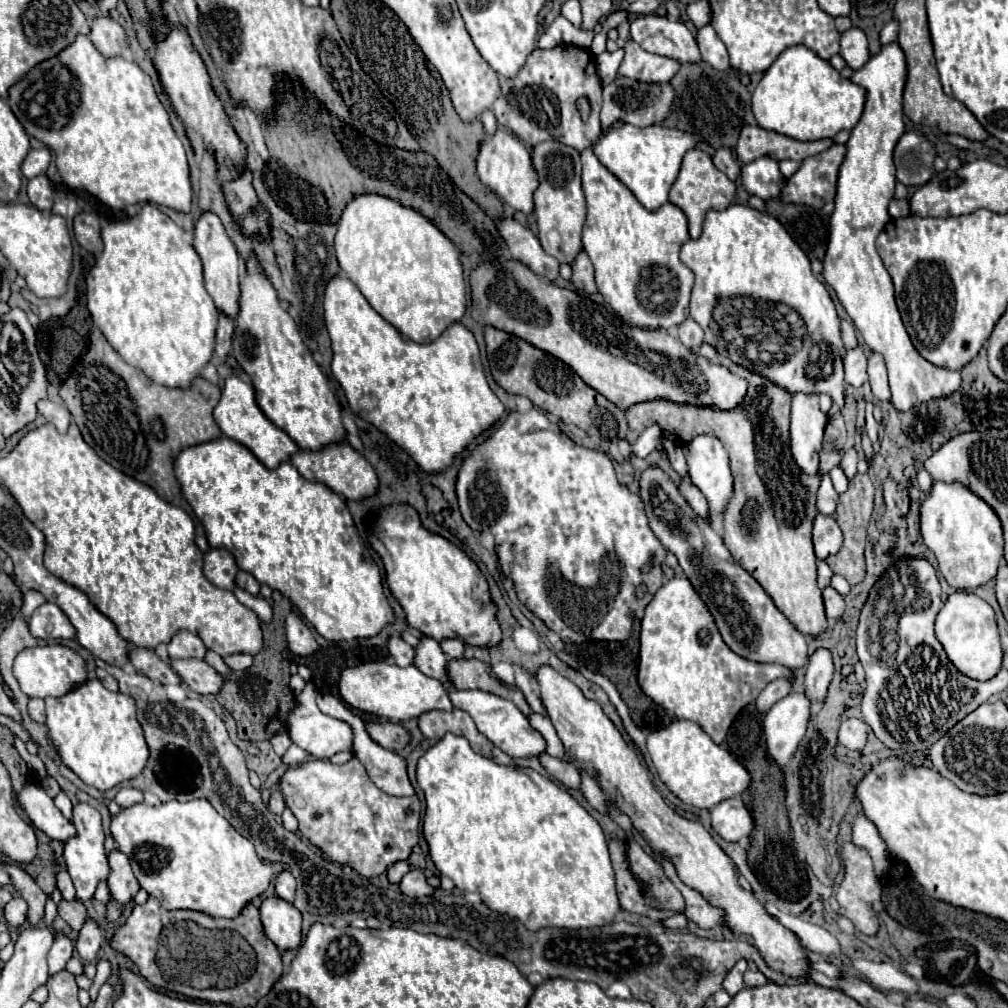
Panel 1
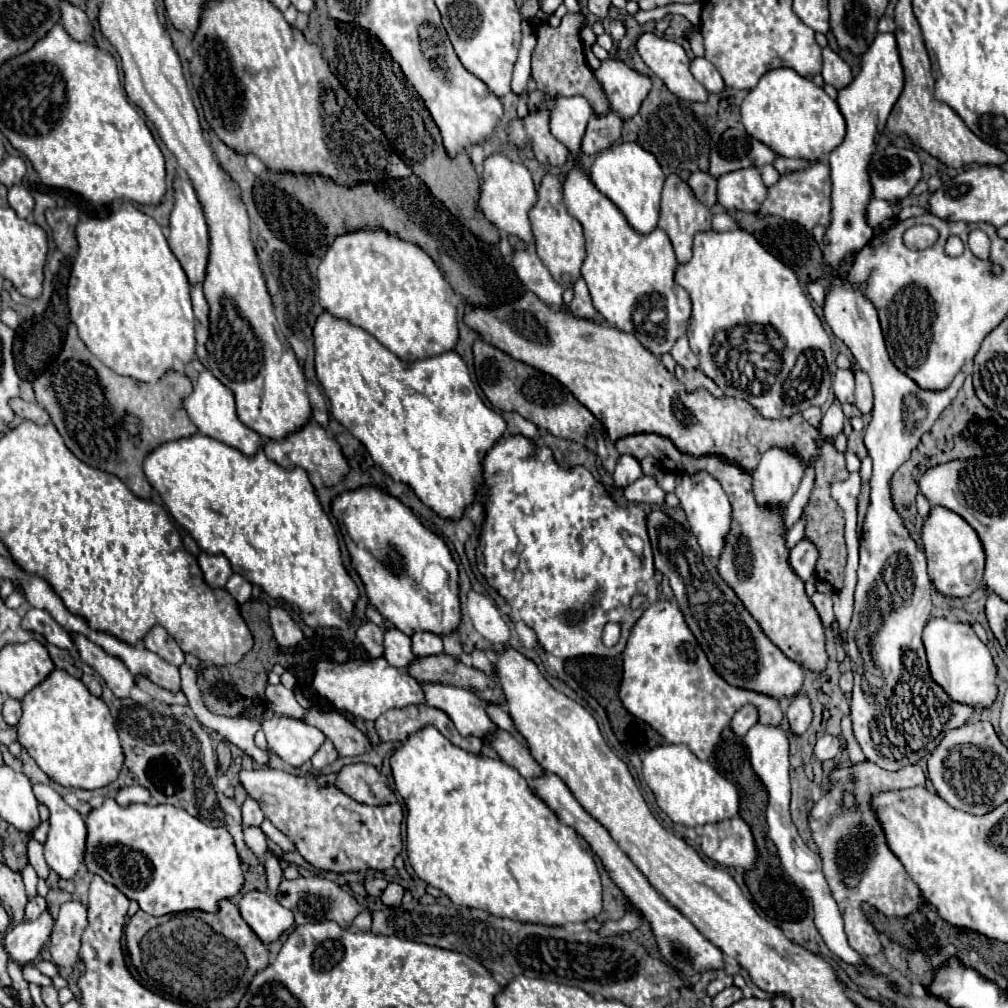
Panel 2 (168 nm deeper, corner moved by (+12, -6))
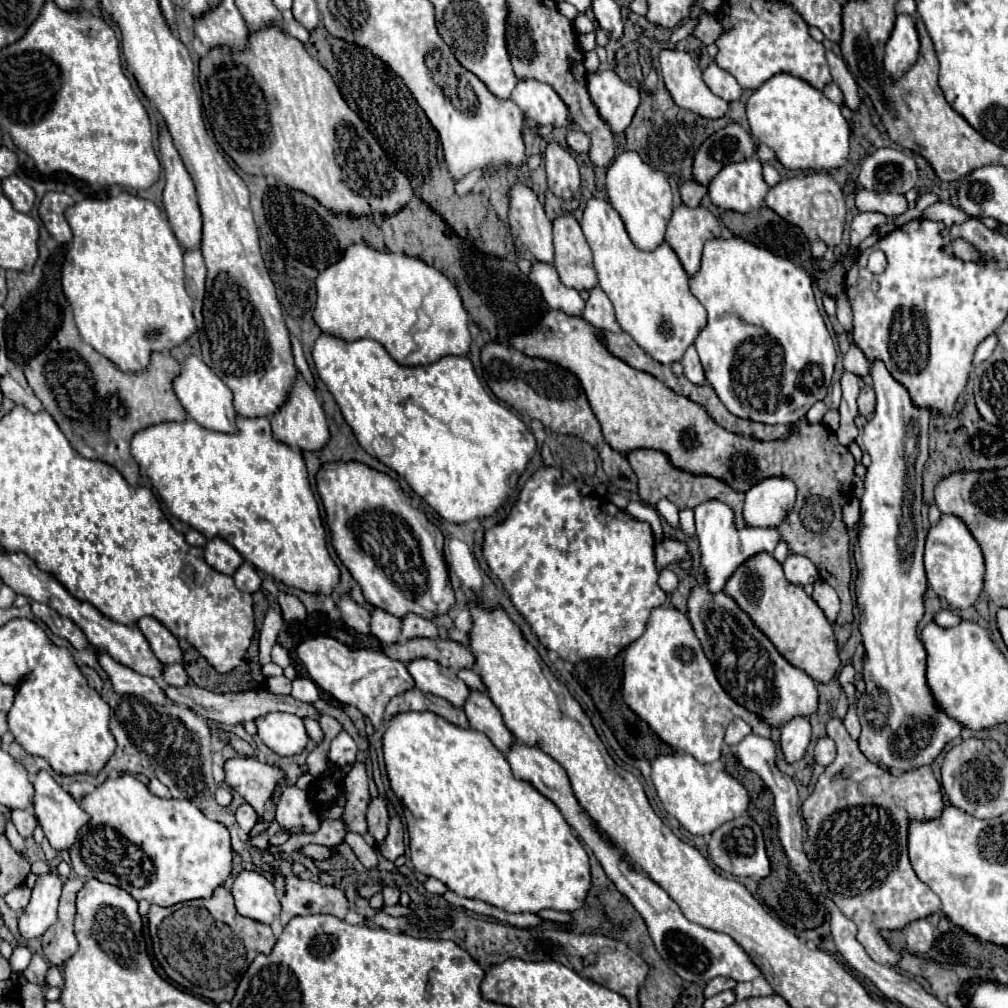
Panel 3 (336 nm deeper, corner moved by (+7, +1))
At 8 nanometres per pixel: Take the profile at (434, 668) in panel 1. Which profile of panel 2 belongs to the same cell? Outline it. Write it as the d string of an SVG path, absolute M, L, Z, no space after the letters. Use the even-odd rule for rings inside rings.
M388 629L384 633L384 659L392 665L392 667L398 667L398 669L404 669L408 667L408 663L414 659L412 655L412 643L410 643L410 637L404 635L402 631L398 629Z

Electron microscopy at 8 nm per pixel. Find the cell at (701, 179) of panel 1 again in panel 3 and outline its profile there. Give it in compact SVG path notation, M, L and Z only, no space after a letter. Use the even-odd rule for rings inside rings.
M679 204L673 208L673 216L667 224L665 242L679 256L685 272L693 276L701 264L701 250L705 240L719 236L721 222L707 208L697 206L689 208L687 204Z

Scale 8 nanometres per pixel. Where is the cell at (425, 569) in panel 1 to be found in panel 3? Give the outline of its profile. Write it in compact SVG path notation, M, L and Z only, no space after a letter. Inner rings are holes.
M359 462L325 464L317 474L333 546L351 576L359 582L365 600L401 618L409 612L427 620L447 614L455 604L443 558L443 534L423 512L409 504L401 486L383 472Z

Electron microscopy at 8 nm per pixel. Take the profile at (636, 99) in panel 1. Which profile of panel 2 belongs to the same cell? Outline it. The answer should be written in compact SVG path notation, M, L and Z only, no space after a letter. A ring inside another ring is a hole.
M612 111L606 115L606 117L598 117L598 115L592 115L594 119L588 121L588 129L582 137L582 153L586 155L592 155L592 153L598 153L598 151L604 151L608 149L614 141L620 139L620 131L622 131L622 119L616 117Z

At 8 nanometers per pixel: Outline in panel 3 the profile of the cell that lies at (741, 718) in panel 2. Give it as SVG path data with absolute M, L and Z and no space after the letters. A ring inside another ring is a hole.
M733 718L733 722L727 726L725 742L731 744L731 746L735 746L735 744L739 744L747 734L751 734L749 724L747 724L745 720L741 720L741 718Z

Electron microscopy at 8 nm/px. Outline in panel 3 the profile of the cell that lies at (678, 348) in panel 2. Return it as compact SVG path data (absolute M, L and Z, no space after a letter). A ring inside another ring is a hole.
M689 346L689 348L685 350L685 356L683 356L681 364L683 364L683 368L685 368L685 376L687 376L693 384L703 384L703 382L705 382L703 368L701 368L697 350L695 350L693 346Z

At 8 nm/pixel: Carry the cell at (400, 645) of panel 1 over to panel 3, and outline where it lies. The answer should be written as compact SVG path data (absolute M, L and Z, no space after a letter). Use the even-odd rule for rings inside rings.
M341 598L339 612L349 628L357 630L359 634L369 634L369 610L359 606L351 598Z

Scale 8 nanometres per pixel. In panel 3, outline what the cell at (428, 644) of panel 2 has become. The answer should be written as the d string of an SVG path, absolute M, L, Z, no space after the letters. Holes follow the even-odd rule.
M407 614L403 618L401 640L413 640L413 638L439 638L437 626L427 618L421 618L417 614Z

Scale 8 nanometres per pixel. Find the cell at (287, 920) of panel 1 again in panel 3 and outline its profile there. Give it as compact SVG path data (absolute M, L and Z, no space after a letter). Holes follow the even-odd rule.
M243 870L235 878L231 892L241 916L263 924L273 924L275 916L281 914L281 902L277 898L273 882L257 872Z

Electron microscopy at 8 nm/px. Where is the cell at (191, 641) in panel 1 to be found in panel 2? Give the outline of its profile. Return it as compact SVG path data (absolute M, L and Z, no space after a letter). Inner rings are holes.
M154 625L146 635L144 635L144 647L150 649L152 653L158 653L166 663L180 667L184 663L184 653L178 647L178 643L166 633L164 627Z

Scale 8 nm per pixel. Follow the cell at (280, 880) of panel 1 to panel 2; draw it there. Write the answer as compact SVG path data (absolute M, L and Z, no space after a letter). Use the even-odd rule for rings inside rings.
M268 851L264 857L264 867L266 867L266 875L268 875L268 889L270 891L278 891L278 885L282 881L282 869L280 869L280 861L278 857Z

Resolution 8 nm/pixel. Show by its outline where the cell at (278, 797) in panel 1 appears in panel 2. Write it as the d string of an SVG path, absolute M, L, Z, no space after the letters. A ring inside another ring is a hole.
M246 799L242 805L242 829L258 827L264 821L264 813L254 799Z

